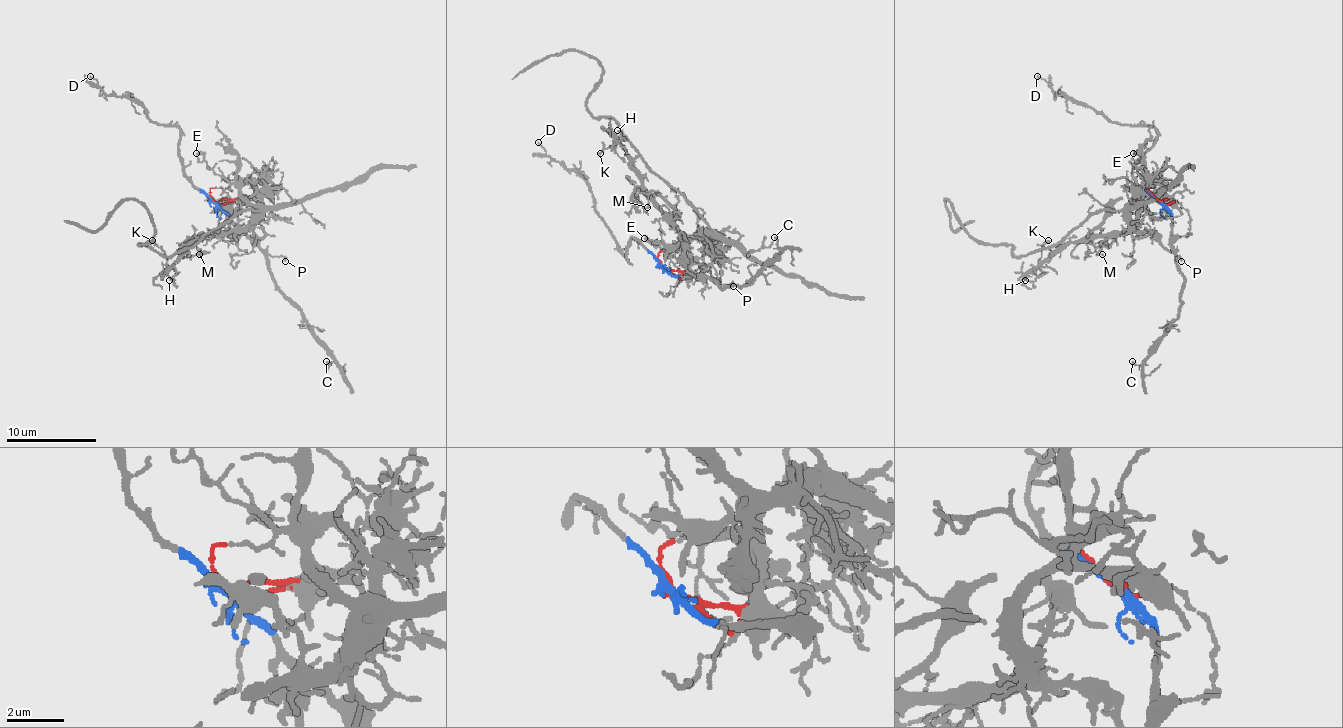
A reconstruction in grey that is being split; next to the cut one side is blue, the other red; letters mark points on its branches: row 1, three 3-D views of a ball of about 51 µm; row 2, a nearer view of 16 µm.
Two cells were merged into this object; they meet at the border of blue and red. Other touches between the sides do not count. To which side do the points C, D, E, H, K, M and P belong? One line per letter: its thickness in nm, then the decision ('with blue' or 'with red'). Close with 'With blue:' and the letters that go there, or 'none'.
C: 110 nm thick; with blue
D: 130 nm thick; with blue
E: 170 nm thick; with red
H: 80 nm thick; with red
K: 120 nm thick; with red
M: 150 nm thick; with red
P: 160 nm thick; with blue
With blue: C, D, P

